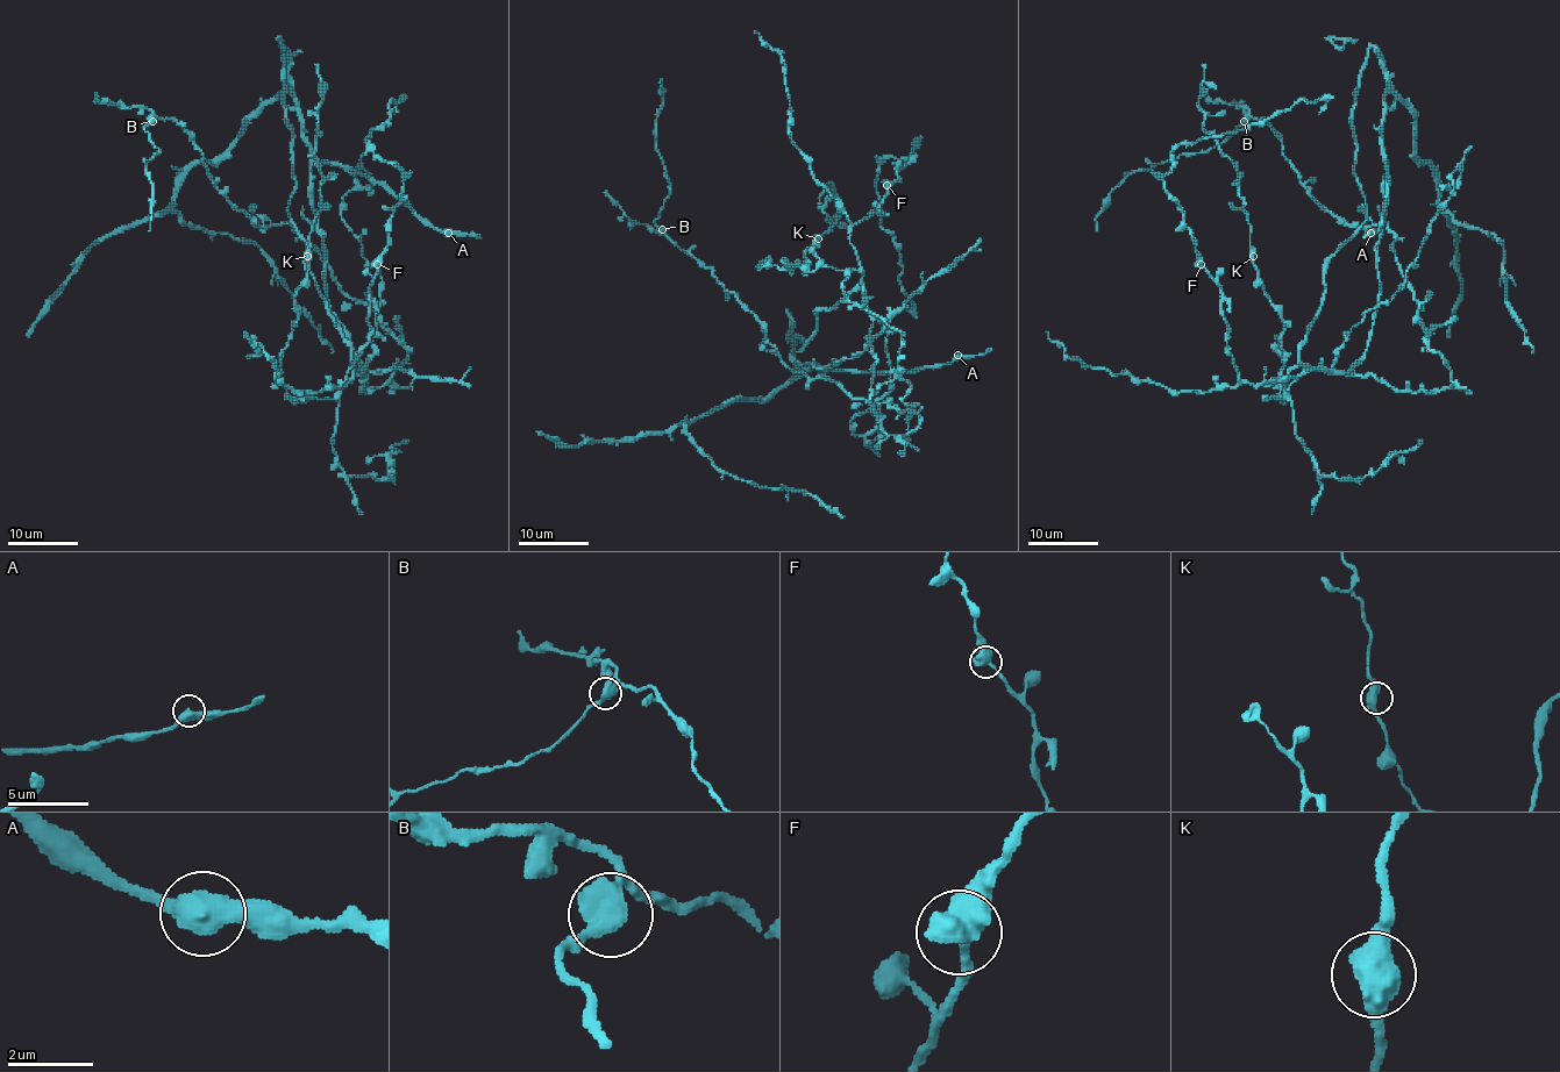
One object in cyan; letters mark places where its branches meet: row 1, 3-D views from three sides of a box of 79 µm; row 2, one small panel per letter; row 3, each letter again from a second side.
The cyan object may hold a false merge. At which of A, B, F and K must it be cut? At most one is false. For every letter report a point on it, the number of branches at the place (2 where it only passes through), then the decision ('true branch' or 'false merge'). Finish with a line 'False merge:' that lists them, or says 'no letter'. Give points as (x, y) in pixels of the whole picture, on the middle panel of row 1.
A: at (957, 355); 2 branches meet; true branch
B: at (662, 229); 2 branches meet; false merge
F: at (887, 185); 2 branches meet; true branch
K: at (818, 238); 2 branches meet; true branch
False merge: B

